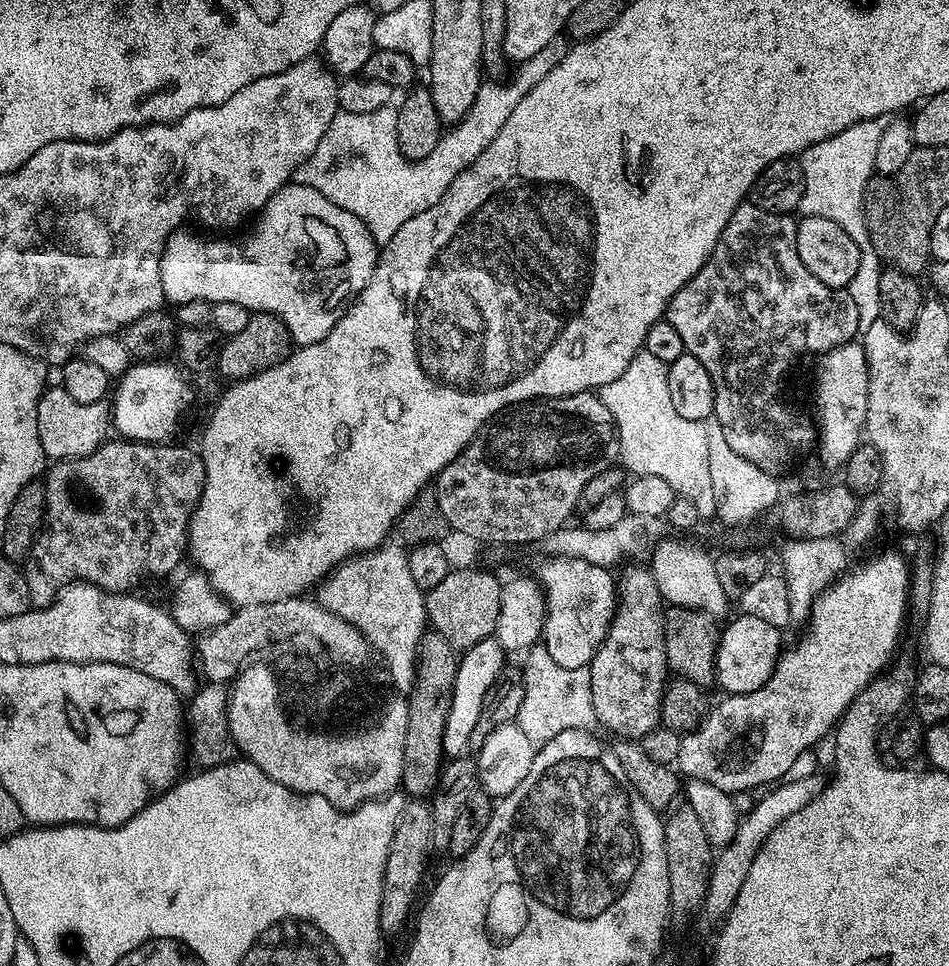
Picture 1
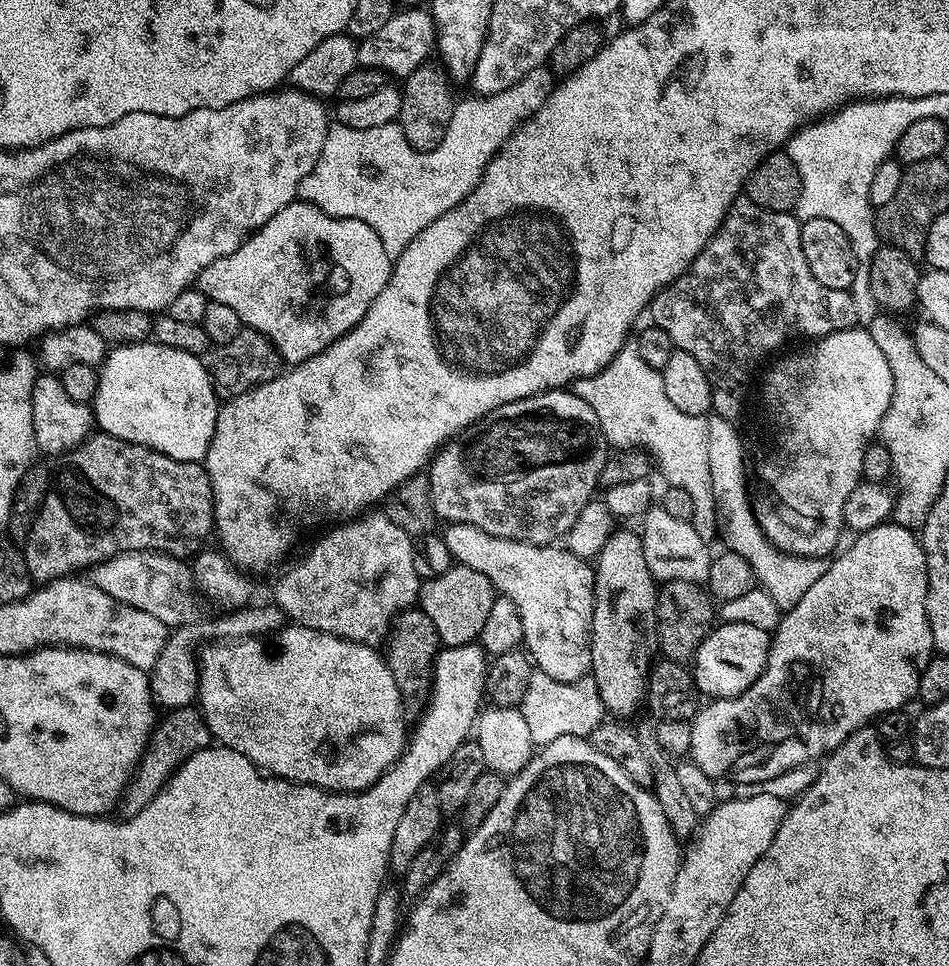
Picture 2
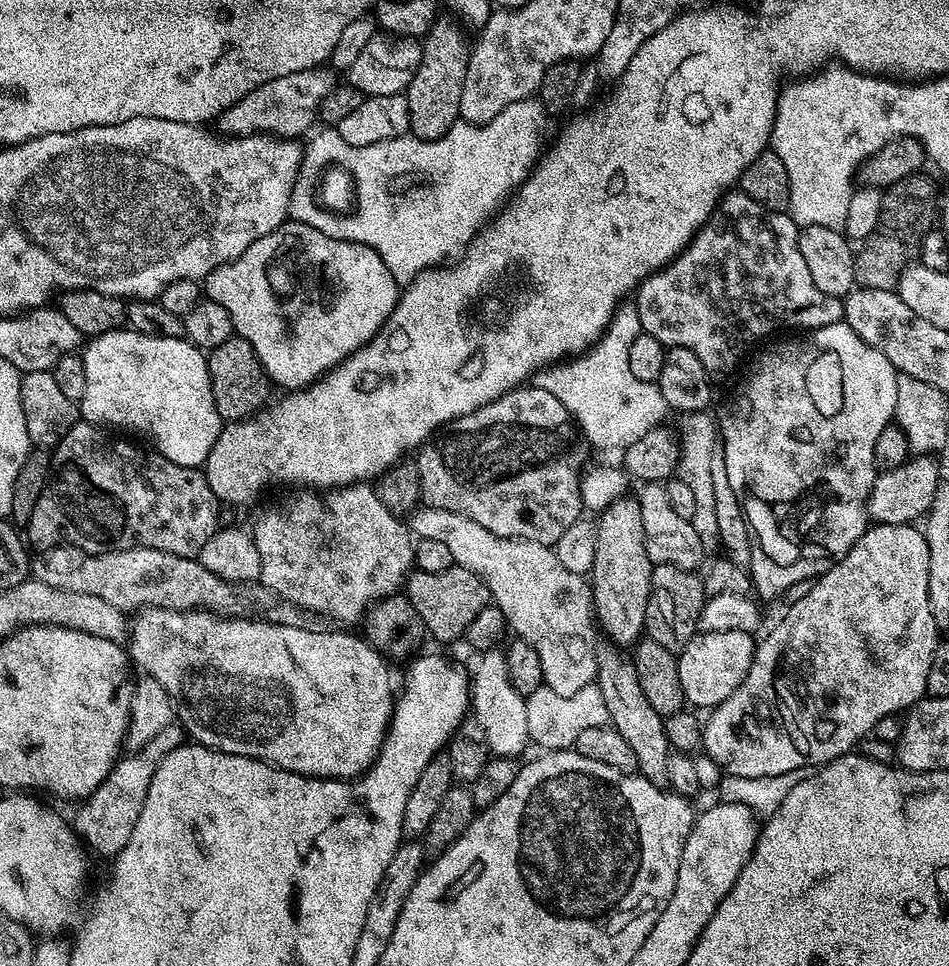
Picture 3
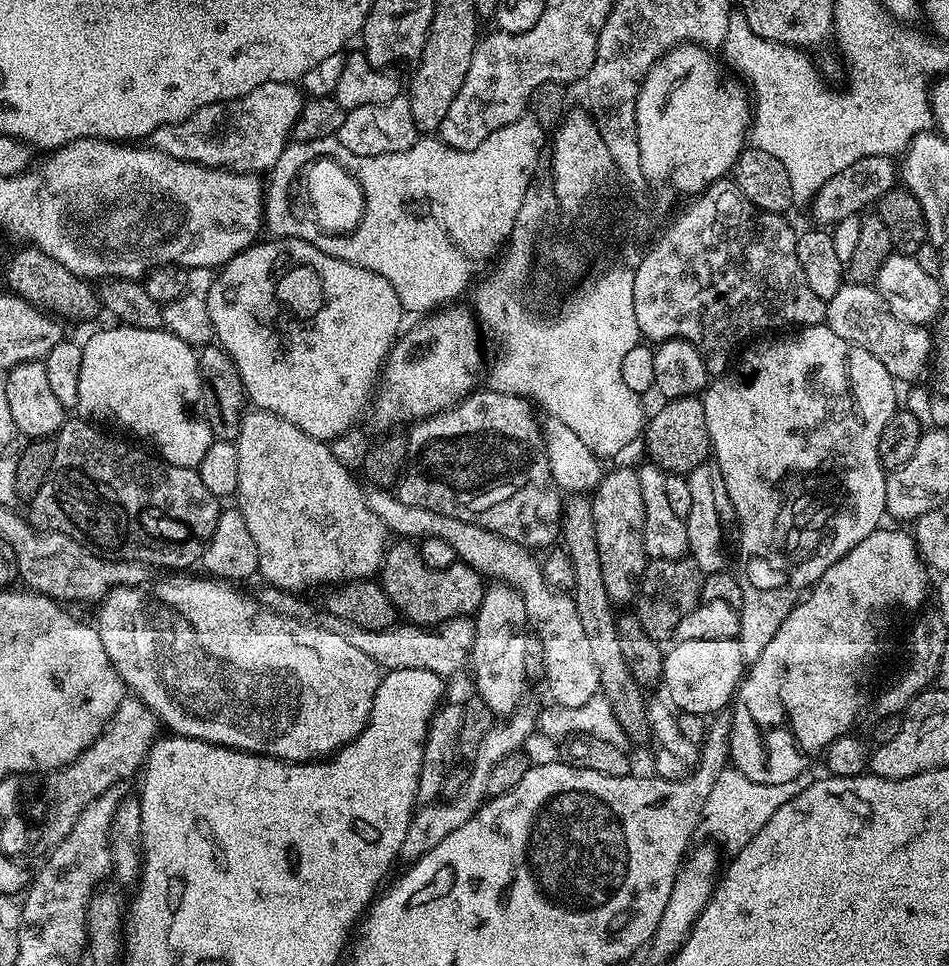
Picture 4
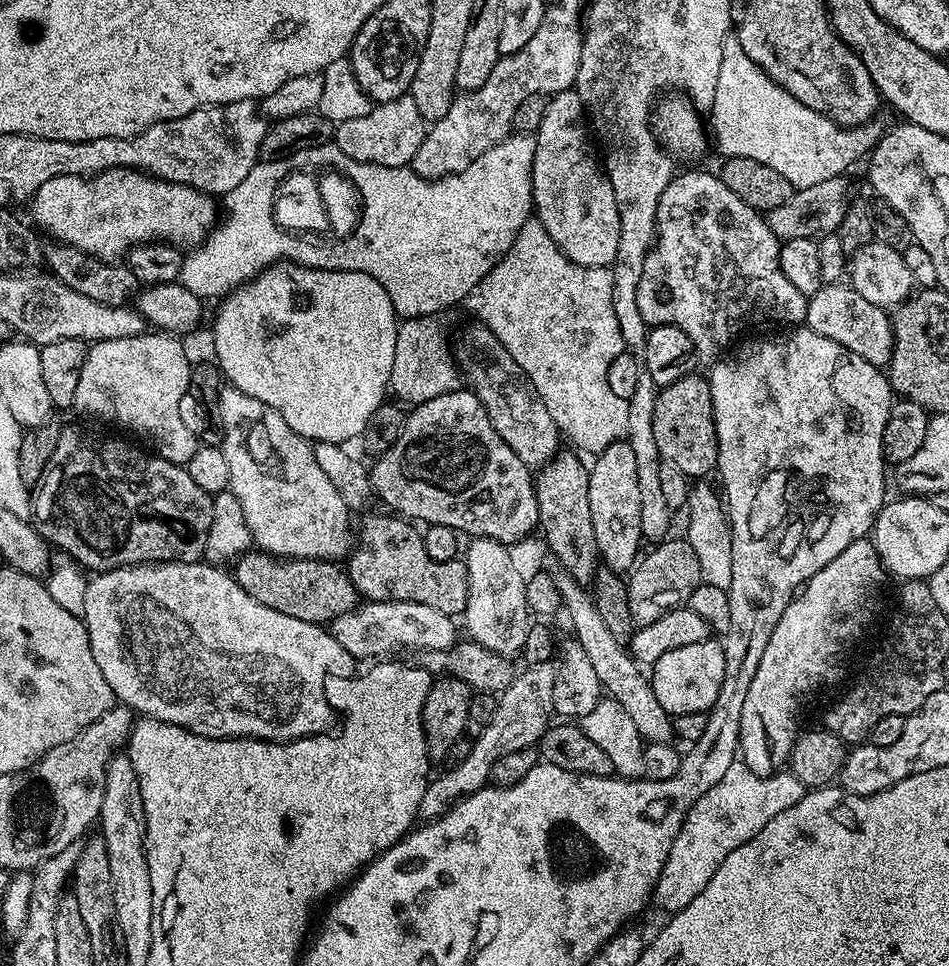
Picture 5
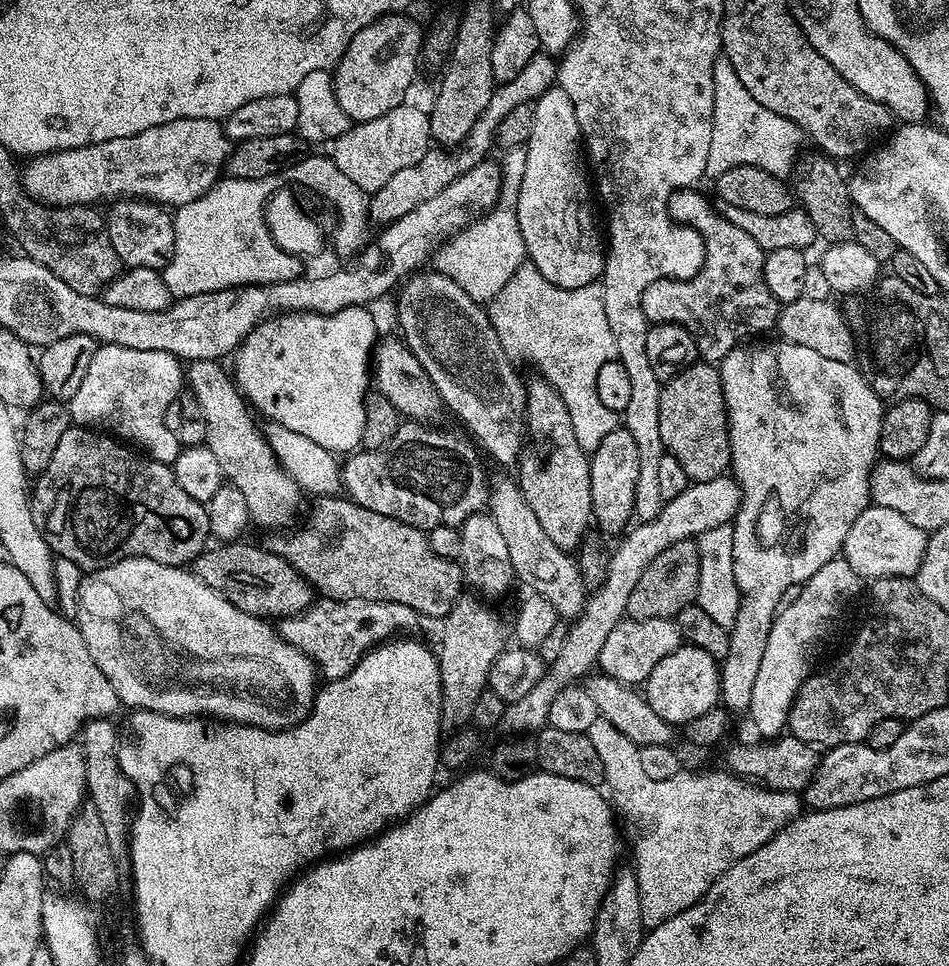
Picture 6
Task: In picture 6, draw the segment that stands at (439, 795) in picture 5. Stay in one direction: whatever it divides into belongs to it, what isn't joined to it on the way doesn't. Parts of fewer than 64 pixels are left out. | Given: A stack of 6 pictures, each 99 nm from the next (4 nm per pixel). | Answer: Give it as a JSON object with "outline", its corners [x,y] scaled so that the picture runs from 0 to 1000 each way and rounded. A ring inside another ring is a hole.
{"outline":[[[764,491],[748,499],[726,500],[725,505],[719,507],[719,511],[714,511],[714,516],[700,519],[693,536],[667,543],[652,558],[653,563],[650,567],[644,570],[634,607],[621,616],[613,636],[600,647],[588,681],[576,688],[573,700],[558,717],[546,723],[542,728],[532,730],[526,751],[528,757],[546,762],[552,759],[561,760],[574,753],[580,730],[587,718],[608,707],[610,705],[608,702],[614,703],[629,688],[640,657],[647,652],[650,644],[659,639],[665,612],[671,607],[685,582],[693,578],[693,573],[698,573],[698,569],[702,569],[702,565],[710,561],[737,557],[744,549],[752,549],[752,545],[770,542],[776,536],[778,527],[780,527],[780,504],[770,492]]]}

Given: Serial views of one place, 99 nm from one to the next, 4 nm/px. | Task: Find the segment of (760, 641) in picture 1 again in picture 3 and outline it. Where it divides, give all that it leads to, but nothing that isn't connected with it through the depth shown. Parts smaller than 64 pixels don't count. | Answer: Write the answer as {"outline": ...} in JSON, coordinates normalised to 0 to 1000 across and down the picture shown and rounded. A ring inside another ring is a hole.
{"outline":[[[778,652],[738,654],[729,659],[722,671],[717,672],[712,679],[714,706],[722,726],[730,734],[756,733],[762,725],[769,723],[769,718],[773,718],[773,714],[778,714],[778,710],[790,694],[797,676],[797,667],[792,661],[789,655]]]}

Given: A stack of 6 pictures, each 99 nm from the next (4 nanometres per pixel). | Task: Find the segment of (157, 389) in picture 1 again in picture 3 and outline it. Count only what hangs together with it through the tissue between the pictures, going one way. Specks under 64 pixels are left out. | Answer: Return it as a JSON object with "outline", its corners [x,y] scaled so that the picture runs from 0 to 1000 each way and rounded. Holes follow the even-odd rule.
{"outline":[[[123,342],[96,349],[87,357],[86,372],[91,385],[91,404],[86,404],[82,427],[92,438],[114,445],[128,443],[131,447],[153,451],[163,467],[188,482],[211,484],[214,481],[232,448],[234,436],[227,424],[223,405],[217,400],[217,369],[212,361],[194,350],[162,350],[138,342]]]}

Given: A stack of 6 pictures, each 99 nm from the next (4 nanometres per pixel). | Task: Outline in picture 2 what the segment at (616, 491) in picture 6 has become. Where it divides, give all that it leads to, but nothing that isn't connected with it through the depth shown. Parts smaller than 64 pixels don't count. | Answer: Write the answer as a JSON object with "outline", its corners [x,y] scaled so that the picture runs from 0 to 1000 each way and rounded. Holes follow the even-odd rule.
{"outline":[[[646,551],[626,581],[628,606],[624,628],[622,699],[630,710],[638,738],[649,743],[666,741],[681,725],[683,696],[693,675],[691,666],[691,615],[693,602],[681,586],[675,552]]]}

